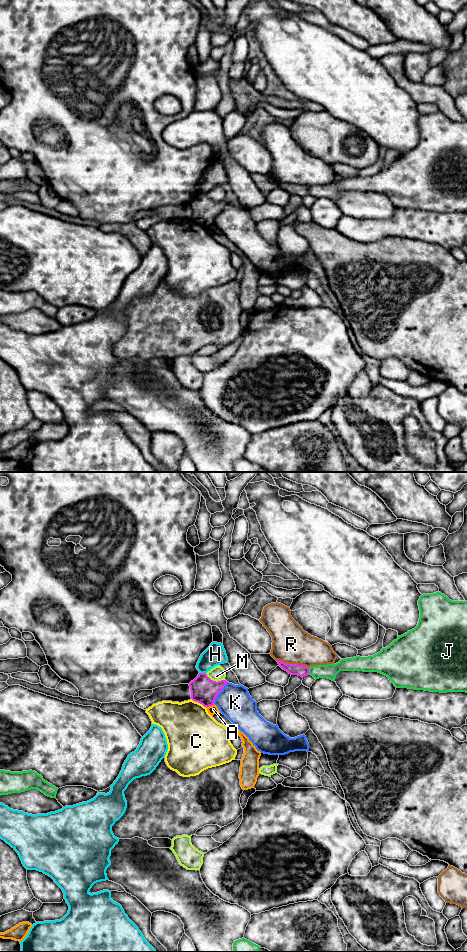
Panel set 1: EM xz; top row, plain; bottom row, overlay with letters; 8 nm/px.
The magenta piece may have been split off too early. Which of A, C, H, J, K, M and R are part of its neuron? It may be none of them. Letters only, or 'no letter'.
no letter

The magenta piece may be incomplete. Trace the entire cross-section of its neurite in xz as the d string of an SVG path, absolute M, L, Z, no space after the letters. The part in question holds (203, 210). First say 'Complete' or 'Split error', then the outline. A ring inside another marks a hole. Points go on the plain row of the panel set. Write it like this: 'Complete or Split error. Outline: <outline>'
Complete. Outline: M199 193L198 196L189 203L191 219L202 224L204 227L214 225L216 216L222 211L228 202L226 200L213 201L206 193Z

